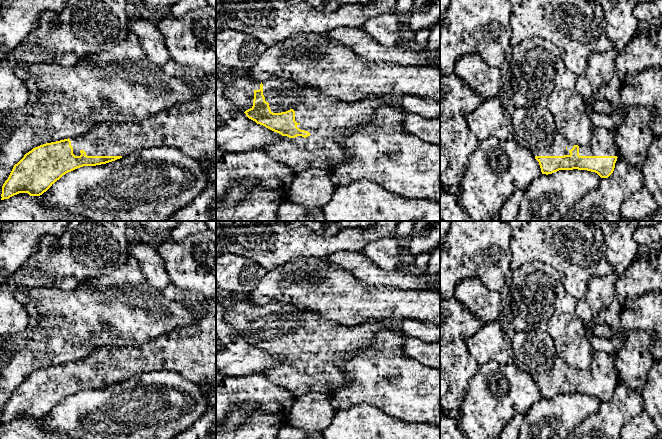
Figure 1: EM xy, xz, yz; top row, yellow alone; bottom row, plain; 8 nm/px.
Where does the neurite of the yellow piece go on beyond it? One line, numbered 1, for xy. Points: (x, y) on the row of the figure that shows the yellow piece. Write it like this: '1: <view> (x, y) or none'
1: xy (191, 127)

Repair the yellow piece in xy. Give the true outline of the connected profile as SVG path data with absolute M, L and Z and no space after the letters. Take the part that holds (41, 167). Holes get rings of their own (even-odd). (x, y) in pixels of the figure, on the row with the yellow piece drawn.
M216 75L207 78L194 101L168 108L140 123L105 121L78 137L46 143L33 148L14 165L2 186L1 200L19 193L40 196L63 175L83 166L106 164L136 151L172 146L195 160L212 164L216 156Z

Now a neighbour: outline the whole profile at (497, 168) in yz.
M495 137L480 141L469 157L467 170L460 182L458 202L473 221L492 221L502 206L516 191L525 191L542 174L539 162L515 140Z

